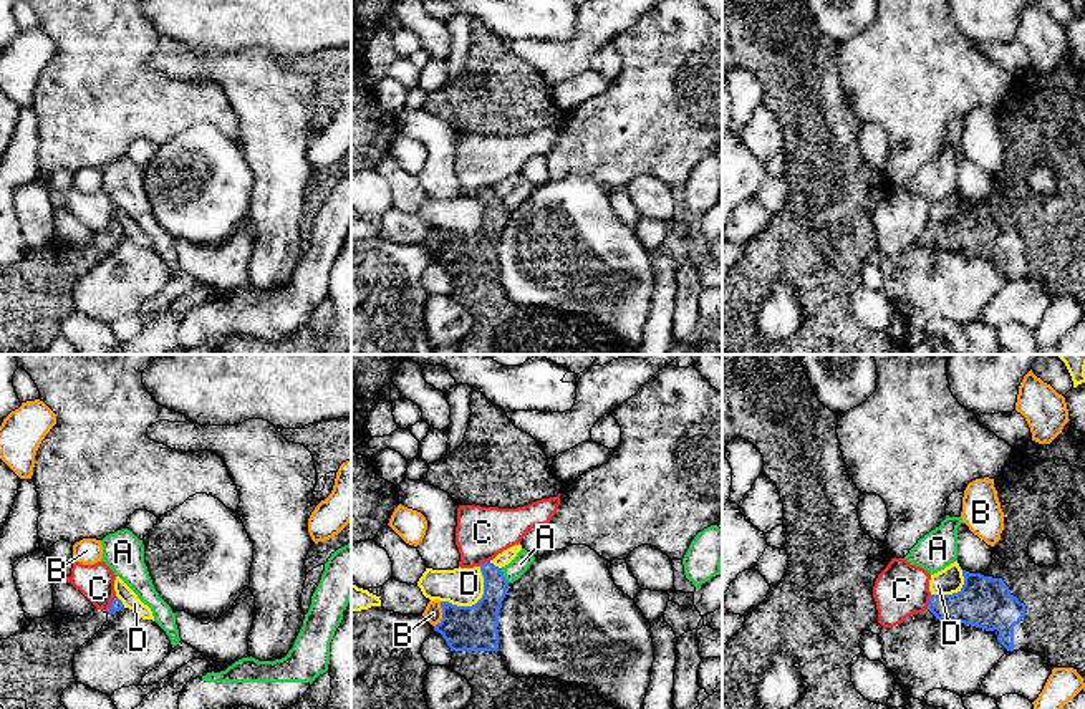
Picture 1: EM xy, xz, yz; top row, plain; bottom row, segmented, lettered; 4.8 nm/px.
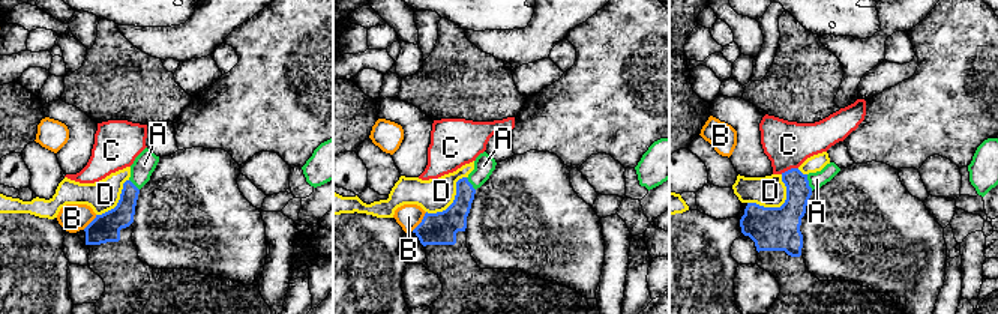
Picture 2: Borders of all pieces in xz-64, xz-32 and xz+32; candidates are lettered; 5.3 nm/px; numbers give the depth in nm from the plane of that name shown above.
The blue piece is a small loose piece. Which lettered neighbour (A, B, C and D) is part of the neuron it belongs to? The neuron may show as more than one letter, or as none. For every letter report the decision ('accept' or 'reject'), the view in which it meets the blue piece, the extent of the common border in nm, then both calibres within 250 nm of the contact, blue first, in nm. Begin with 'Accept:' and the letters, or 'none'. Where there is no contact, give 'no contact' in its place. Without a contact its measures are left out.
Accept: none
A: reject; meets blue in xz; contact 80 nm long; 170 nm thick on the blue side, 90 nm on the other
B: reject; meets blue in xz; contact 130 nm long; 220 nm thick on the blue side, 90 nm on the other
C: reject; meets blue in yz; contact 80 nm long; 240 nm thick on the blue side, 260 nm on the other
D: reject; meets blue in xz; contact 260 nm long; 220 nm thick on the blue side, 190 nm on the other

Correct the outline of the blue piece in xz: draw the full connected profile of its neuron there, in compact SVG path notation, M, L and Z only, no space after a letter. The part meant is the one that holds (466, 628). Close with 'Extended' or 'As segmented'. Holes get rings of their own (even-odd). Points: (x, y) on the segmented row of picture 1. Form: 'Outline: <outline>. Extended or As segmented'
Outline: M490 562L480 565L484 595L472 606L441 601L442 620L434 626L452 651L449 668L465 678L472 699L464 709L615 709L598 691L583 691L578 684L563 684L558 678L514 678L499 653L499 613L509 591L502 568Z. Extended

